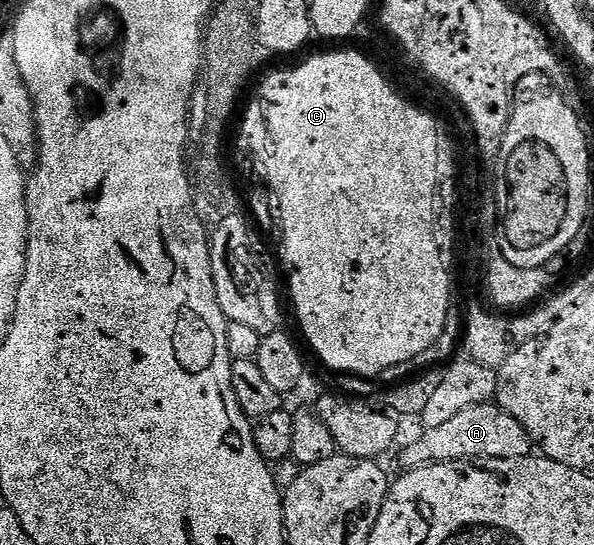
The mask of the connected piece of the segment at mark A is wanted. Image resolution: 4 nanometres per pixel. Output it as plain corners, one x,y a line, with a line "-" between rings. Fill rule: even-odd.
485,404
464,408
452,420
441,426
425,431
426,439
422,442
423,459
430,462
465,462
467,460
485,460
487,458
525,458
531,453
532,443
526,430
511,414
505,414
497,404

